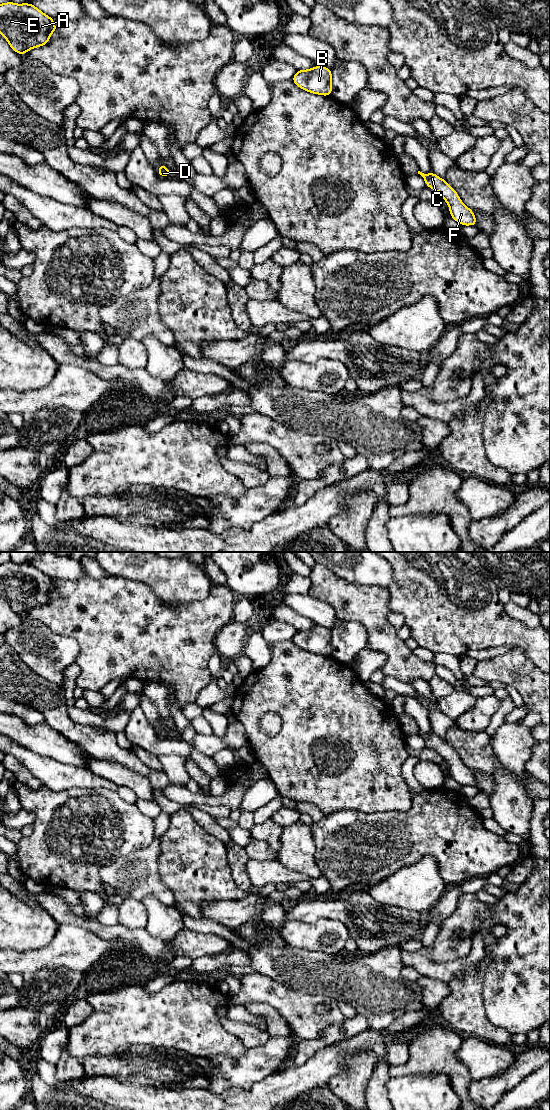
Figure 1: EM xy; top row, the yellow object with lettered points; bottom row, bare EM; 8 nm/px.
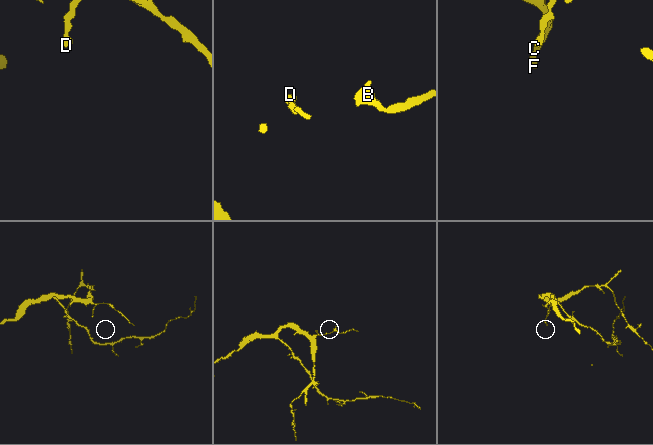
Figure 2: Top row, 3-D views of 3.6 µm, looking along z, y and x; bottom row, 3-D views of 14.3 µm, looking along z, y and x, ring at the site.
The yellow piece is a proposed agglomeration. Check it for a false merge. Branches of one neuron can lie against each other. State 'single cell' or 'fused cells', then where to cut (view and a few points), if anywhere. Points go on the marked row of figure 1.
single cell | no cut

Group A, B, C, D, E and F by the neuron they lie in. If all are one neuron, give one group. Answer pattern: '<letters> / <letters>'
A B C D E F

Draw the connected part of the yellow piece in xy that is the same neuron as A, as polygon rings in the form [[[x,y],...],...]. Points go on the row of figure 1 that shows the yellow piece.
[[[12,1],[0,4],[0,34],[18,54],[24,55],[30,49],[46,45],[50,35],[57,30],[53,18],[47,16],[30,3],[15,4]]]

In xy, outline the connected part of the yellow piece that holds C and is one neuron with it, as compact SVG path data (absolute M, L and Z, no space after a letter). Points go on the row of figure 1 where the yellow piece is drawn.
M418 171L426 183L426 186L438 191L449 205L451 217L463 226L472 225L477 226L476 218L473 211L465 206L460 200L457 192L447 183L446 180L441 179L432 171L425 175Z

